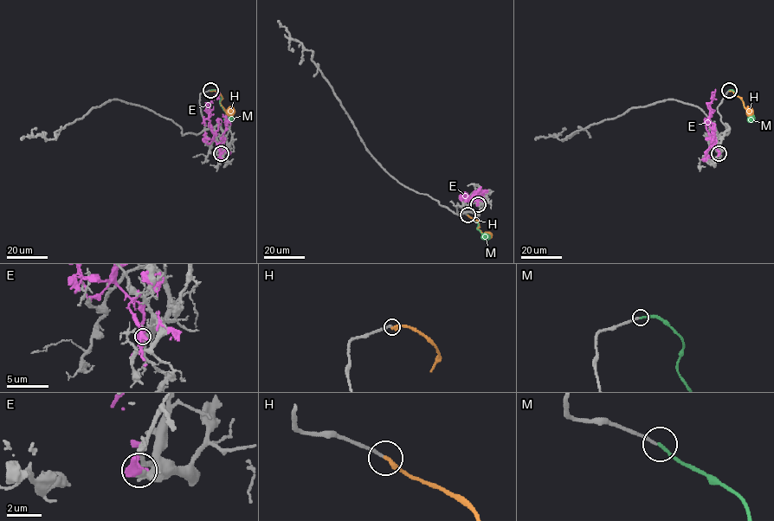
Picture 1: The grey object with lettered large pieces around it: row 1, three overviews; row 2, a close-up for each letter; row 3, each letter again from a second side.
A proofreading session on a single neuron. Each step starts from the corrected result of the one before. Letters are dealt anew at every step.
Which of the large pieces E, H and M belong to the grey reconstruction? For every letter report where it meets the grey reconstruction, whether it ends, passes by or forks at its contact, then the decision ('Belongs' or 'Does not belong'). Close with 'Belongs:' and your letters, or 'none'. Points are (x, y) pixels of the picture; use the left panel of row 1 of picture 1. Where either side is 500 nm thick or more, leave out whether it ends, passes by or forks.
E: Touches grey at (221, 153). It forks there. Does not belong
H: Touches grey at (210, 91). It ends there. Does not belong
M: Touches grey at (210, 90). It ends there. Belongs
Belongs: M

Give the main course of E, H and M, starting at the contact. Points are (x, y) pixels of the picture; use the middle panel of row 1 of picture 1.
E: (477, 204), (477, 202), (471, 202), (467, 198), (465, 193), (470, 198), (475, 198)
H: (467, 215), (478, 221), (477, 228), (482, 234), (488, 233), (491, 236)
M: (467, 215), (478, 222), (477, 228), (485, 238)

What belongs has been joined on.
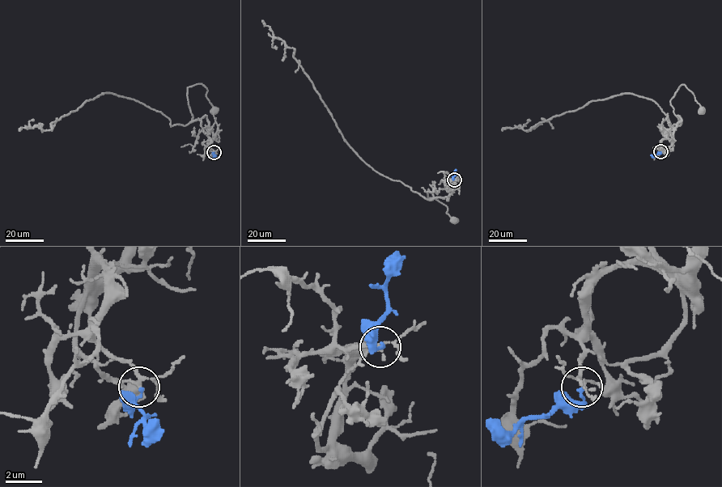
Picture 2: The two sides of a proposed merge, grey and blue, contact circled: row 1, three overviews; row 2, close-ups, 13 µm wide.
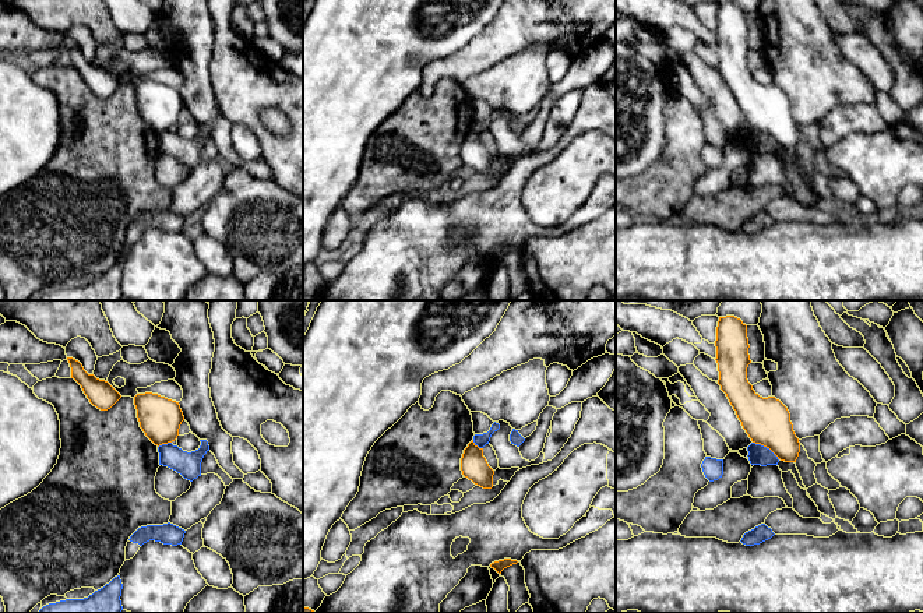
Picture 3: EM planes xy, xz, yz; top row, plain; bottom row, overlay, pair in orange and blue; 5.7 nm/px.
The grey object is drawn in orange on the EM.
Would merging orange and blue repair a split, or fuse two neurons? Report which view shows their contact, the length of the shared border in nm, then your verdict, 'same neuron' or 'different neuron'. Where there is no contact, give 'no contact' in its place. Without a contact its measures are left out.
meets orange in yz; contact 190 nm long; different neuron

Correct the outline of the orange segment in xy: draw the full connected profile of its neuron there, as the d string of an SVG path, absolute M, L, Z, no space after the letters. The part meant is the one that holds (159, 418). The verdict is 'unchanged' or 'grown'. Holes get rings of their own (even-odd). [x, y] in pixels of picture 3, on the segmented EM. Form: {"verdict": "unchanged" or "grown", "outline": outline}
{"verdict": "unchanged", "outline": "M145 392L134 397L140 427L155 444L172 443L179 436L179 429L184 420L179 402Z"}

